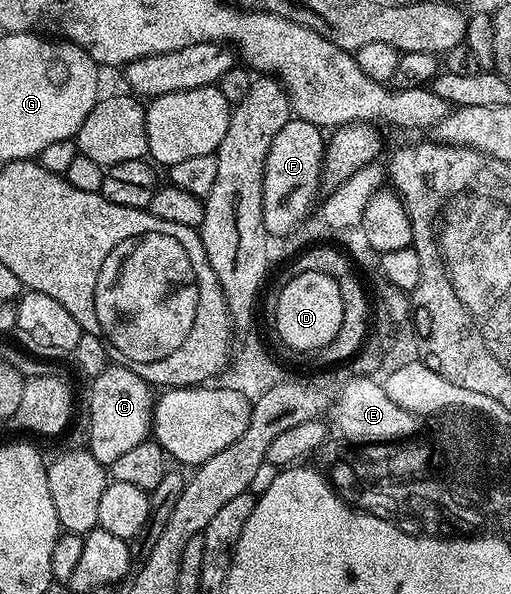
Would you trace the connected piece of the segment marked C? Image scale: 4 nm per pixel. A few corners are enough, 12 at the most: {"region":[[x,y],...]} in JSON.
{"region":[[112,364],[91,377],[87,451],[105,466],[152,432],[154,392]]}

